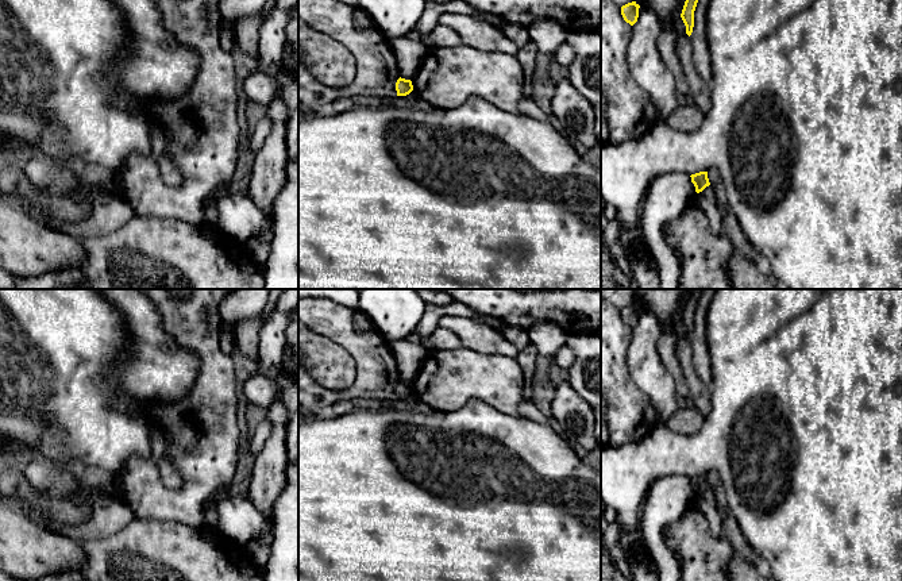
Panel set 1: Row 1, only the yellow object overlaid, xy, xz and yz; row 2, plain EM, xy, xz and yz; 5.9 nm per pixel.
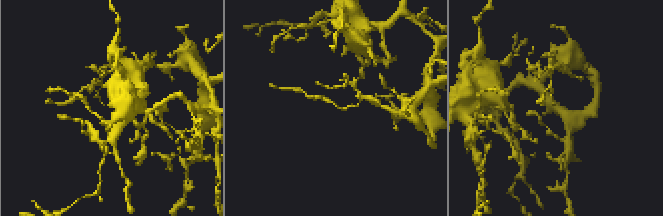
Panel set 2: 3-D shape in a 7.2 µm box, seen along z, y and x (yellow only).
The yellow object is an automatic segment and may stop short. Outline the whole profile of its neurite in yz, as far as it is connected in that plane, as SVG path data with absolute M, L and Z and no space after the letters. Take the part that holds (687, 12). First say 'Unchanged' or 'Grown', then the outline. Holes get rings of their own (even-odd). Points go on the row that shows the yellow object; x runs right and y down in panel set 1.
Unchanged. M686 0L681 18L686 26L686 34L690 36L694 27L694 11L697 7L698 0Z

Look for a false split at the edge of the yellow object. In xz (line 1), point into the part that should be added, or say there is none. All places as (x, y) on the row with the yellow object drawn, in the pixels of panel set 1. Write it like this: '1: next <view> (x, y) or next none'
1: next none

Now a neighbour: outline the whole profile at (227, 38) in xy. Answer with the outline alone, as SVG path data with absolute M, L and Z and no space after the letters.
M223 24L219 31L219 43L224 51L232 51L236 46L236 35L230 24Z

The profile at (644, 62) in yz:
M640 5L637 22L627 47L628 70L635 82L649 96L658 120L666 120L678 107L675 77L664 64L658 46L662 31L659 16Z

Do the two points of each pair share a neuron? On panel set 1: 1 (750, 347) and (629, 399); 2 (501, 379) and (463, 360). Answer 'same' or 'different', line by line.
1: different
2: same

